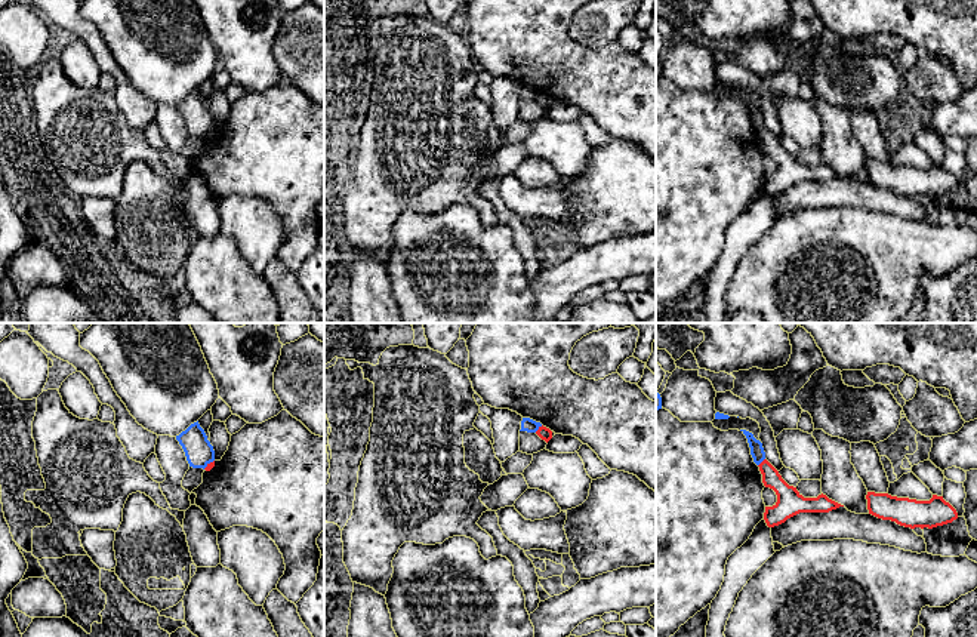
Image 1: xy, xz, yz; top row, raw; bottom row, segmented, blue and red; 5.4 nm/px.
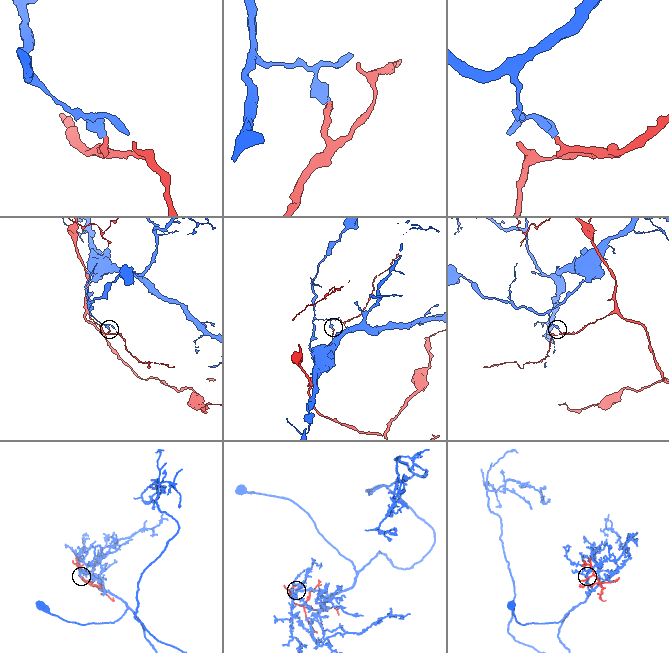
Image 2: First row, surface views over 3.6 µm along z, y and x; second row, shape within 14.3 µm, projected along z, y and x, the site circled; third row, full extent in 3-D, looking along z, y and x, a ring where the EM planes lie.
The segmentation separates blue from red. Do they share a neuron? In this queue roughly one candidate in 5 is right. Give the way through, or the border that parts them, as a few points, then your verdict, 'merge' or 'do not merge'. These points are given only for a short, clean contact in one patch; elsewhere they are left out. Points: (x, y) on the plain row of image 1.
border xz (542, 94), (535, 99); do not merge

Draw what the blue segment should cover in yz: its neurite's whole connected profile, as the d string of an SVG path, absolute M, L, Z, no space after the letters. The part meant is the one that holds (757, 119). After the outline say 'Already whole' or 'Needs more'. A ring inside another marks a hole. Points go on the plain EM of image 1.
M740 98L740 99L748 107L748 111L749 111L749 116L751 116L751 123L753 126L753 130L756 133L759 133L765 127L765 120L764 120L762 111L759 108L756 108L752 101L749 101L746 98Z. Already whole

